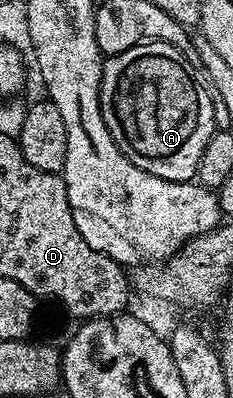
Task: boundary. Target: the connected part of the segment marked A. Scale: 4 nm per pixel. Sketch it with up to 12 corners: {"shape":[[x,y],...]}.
{"shape":[[171,43],[101,66],[101,114],[135,167],[193,181],[214,94]]}

